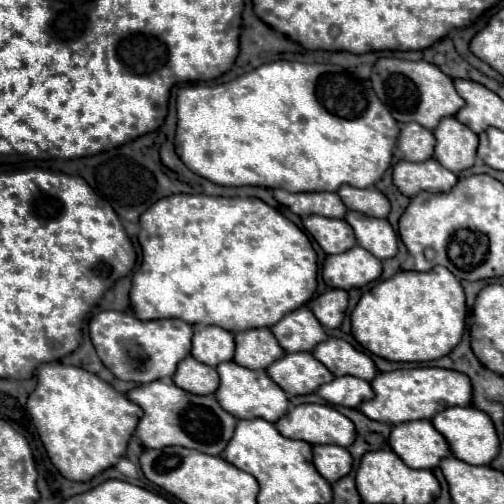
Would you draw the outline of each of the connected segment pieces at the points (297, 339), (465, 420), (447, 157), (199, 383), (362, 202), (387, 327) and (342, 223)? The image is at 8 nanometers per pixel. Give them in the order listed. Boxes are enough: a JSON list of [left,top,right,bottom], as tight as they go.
[[271,307,327,353],[431,407,499,465],[433,117,479,173],[173,355,219,395],[337,185,389,217],[351,267,465,363],[303,215,357,253]]

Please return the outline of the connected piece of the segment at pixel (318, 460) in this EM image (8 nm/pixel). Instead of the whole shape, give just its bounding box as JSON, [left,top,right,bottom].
[313,445,351,483]

